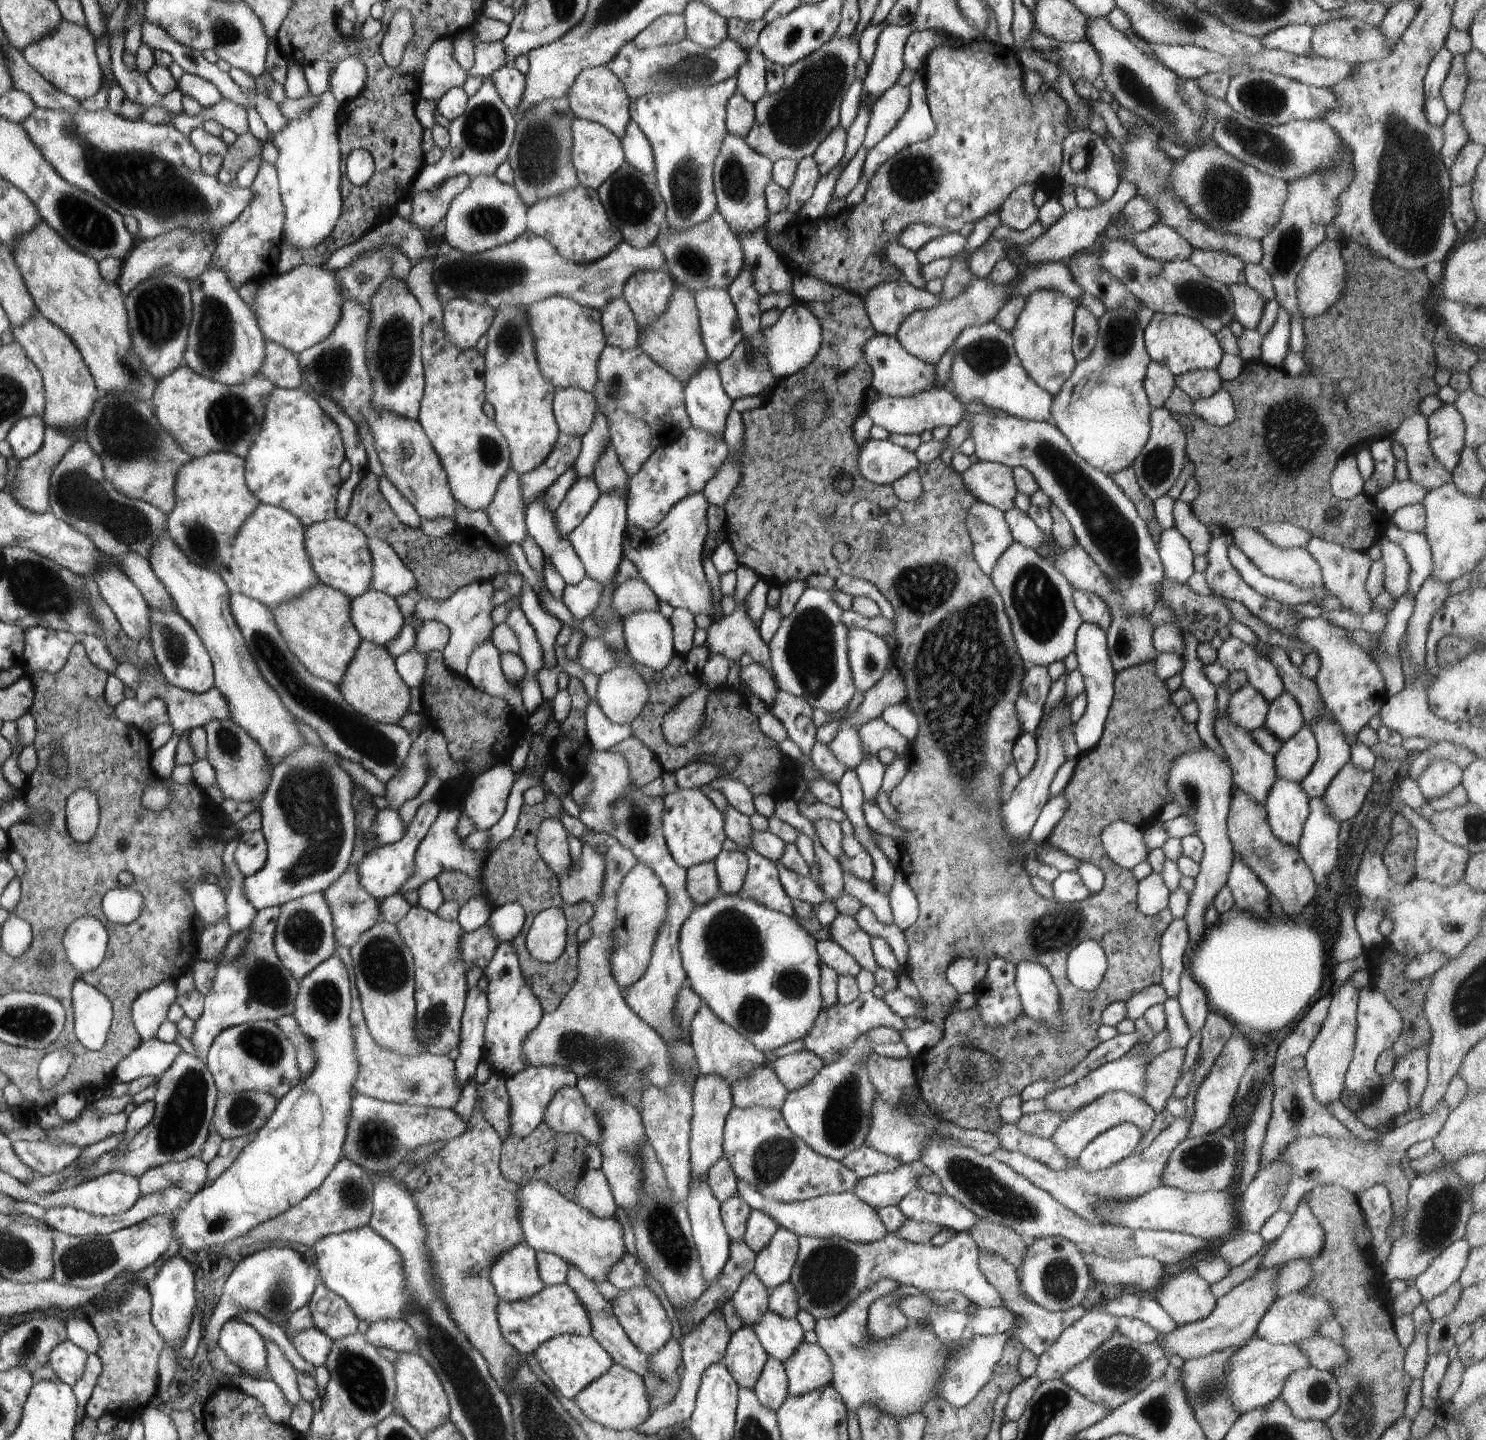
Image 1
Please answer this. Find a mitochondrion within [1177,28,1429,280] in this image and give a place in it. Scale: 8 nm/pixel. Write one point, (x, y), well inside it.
(1225, 189)

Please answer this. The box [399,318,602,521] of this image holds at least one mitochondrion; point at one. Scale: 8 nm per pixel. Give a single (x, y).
(489, 451)

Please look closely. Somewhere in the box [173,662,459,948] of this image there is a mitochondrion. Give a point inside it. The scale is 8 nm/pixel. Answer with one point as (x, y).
(309, 796)

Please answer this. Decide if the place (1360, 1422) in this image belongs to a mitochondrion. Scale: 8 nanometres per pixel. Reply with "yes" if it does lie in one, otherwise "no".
yes

